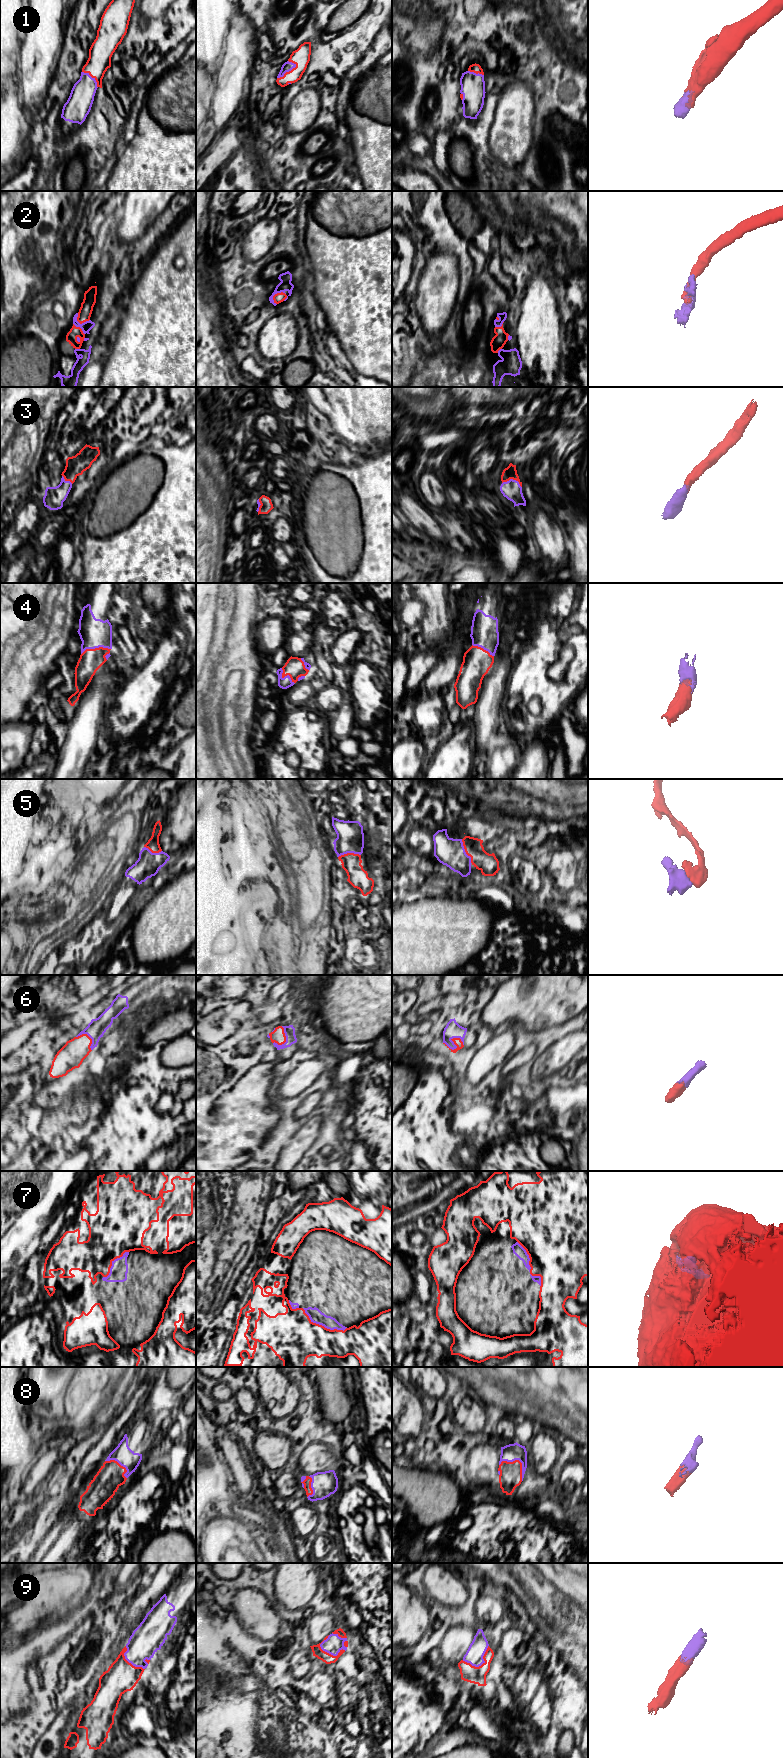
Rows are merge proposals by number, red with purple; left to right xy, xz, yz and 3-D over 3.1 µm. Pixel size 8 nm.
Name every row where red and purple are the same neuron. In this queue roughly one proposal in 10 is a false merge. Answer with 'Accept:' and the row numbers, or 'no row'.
Accept: 1, 2, 3, 4, 5, 6, 7, 8, 9

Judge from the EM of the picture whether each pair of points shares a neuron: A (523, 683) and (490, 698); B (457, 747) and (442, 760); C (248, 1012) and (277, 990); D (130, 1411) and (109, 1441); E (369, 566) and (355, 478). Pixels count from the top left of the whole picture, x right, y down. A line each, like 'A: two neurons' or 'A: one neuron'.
A: two neurons
B: one neuron
C: two neurons
D: one neuron
E: one neuron

